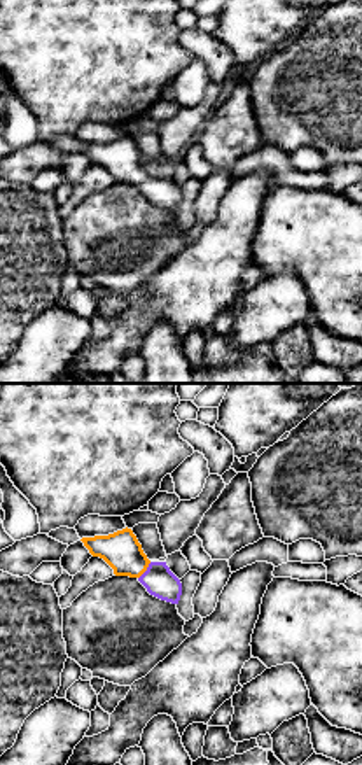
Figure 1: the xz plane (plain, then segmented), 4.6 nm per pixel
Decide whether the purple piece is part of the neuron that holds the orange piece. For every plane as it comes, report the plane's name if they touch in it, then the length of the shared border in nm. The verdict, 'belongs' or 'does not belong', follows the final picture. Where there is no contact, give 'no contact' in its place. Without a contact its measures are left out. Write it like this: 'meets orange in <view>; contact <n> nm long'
meets orange in xz; contact 100 nm long

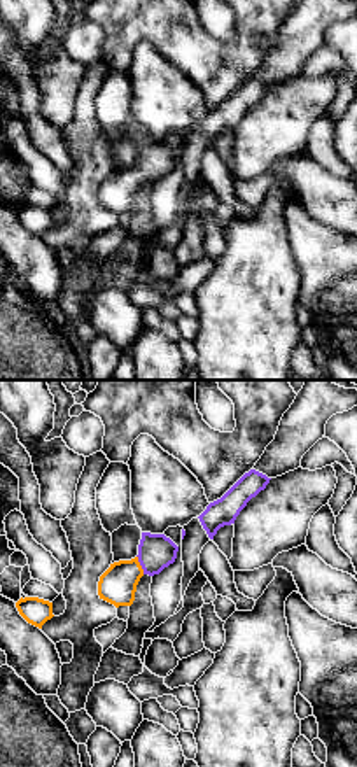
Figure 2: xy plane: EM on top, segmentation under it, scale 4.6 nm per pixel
meets orange in xy; contact 90 nm long

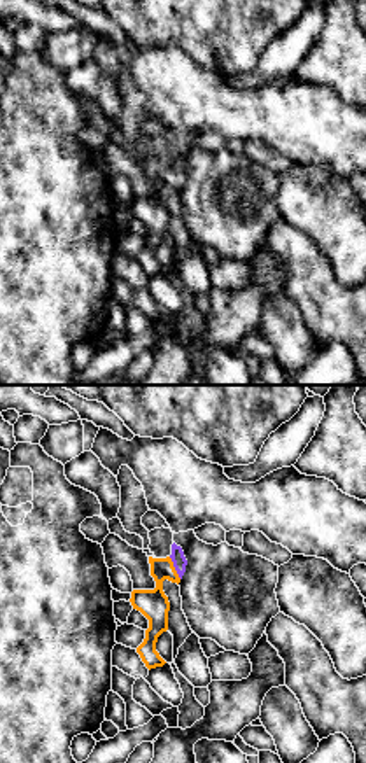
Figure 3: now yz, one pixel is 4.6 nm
meets orange in yz; contact 120 nm long

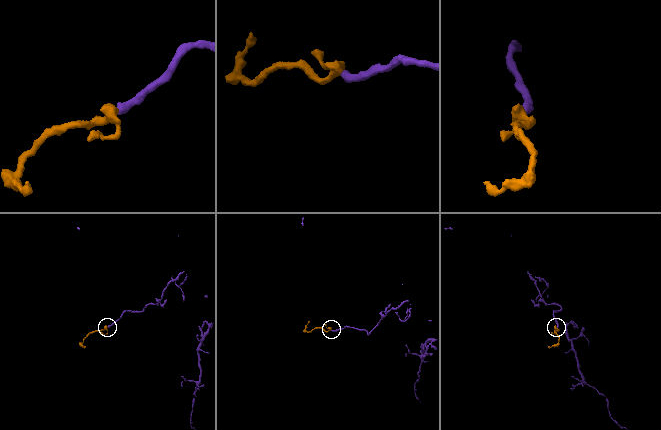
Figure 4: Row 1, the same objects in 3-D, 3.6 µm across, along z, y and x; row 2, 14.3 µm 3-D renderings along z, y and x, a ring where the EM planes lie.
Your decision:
belongs

